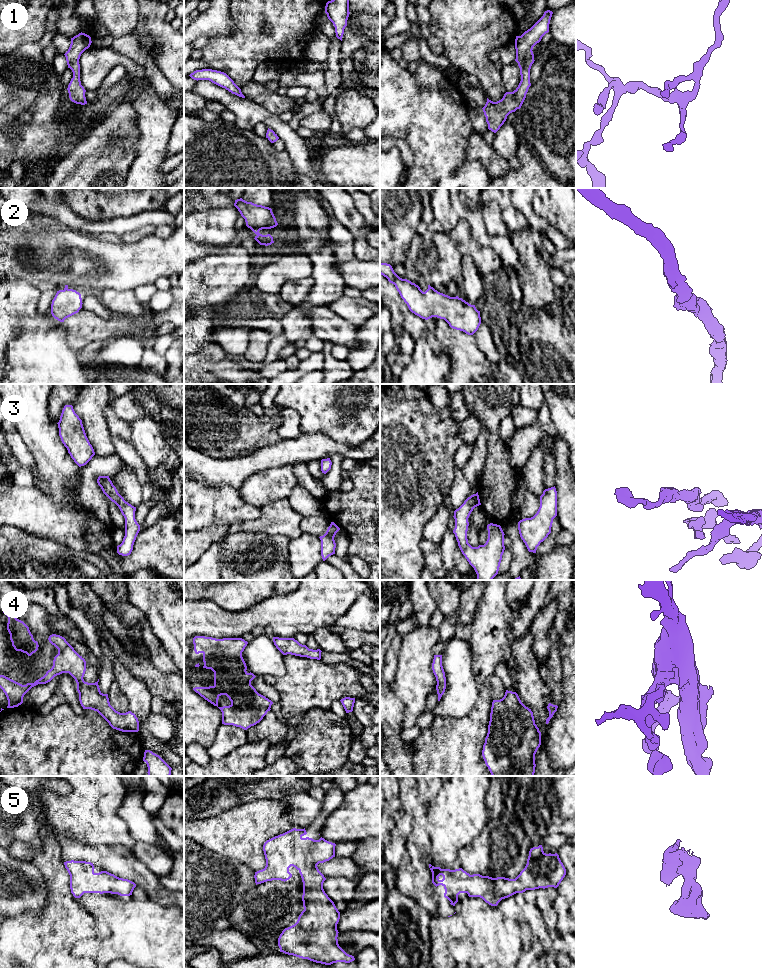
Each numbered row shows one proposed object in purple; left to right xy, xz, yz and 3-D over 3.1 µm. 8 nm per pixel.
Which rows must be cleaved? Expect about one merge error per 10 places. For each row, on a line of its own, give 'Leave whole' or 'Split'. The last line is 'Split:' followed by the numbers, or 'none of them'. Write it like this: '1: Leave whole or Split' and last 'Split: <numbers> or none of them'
1: Leave whole
2: Leave whole
3: Leave whole
4: Leave whole
5: Leave whole
Split: none of them

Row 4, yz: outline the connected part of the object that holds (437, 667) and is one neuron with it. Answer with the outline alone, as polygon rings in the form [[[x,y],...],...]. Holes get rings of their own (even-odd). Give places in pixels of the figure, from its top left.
[[[434,655],[432,670],[436,677],[436,690],[438,694],[438,701],[440,701],[446,689],[446,677],[442,666],[442,655]]]

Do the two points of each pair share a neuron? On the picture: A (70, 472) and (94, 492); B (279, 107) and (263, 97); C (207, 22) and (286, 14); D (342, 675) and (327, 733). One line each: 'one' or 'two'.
A: two
B: one
C: two
D: two

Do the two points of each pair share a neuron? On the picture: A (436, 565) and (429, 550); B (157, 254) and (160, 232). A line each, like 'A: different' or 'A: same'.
A: same
B: different

